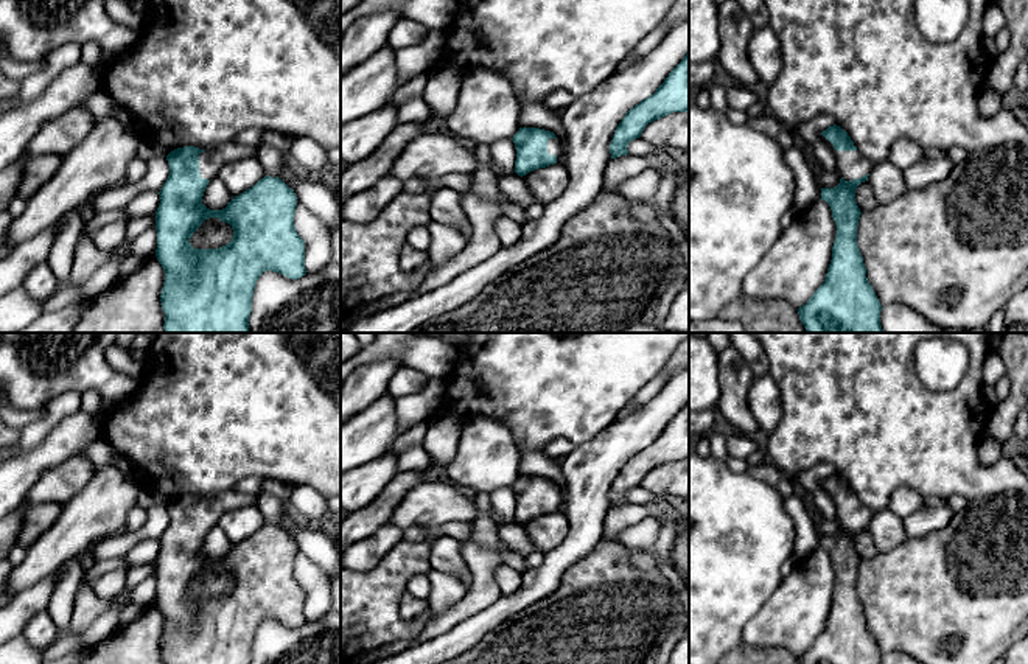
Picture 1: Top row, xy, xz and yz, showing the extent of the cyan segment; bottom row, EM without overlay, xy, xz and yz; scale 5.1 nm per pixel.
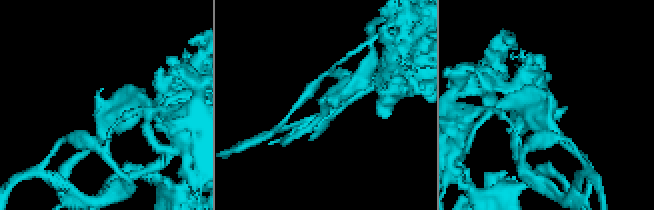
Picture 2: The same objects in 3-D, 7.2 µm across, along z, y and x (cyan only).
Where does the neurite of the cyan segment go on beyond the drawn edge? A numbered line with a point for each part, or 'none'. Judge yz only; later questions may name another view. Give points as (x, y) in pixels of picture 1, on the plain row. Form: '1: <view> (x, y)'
1: yz (851, 513)

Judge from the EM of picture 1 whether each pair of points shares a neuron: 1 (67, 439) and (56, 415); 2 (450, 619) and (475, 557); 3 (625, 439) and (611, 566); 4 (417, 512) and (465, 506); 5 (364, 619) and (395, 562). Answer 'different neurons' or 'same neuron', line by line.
1: different neurons
2: same neuron
3: different neurons
4: same neuron
5: same neuron

